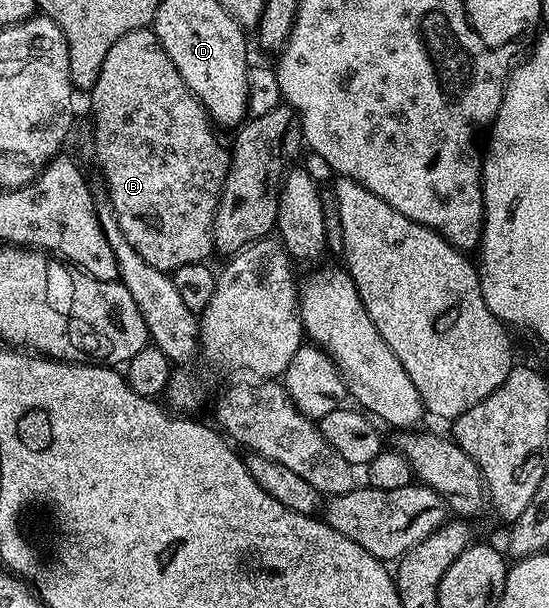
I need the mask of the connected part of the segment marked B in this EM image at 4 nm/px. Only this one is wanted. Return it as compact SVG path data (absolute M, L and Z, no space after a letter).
M134 29L134 33L126 33L126 37L118 37L110 45L90 98L92 123L96 126L92 131L96 163L108 186L107 202L118 217L122 233L126 233L126 241L138 249L142 261L159 271L171 273L182 265L205 262L214 251L212 226L220 190L232 164L232 152L216 136L217 128L208 110L190 93L186 81L182 81L182 73L174 69L174 61L162 49L155 30Z

